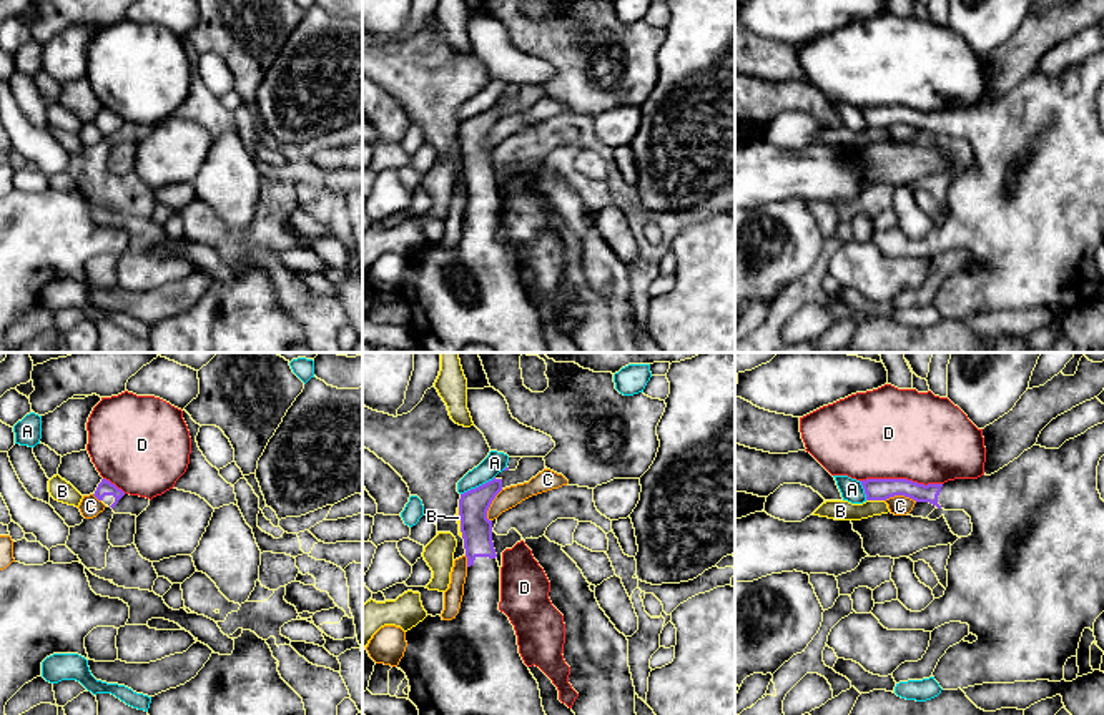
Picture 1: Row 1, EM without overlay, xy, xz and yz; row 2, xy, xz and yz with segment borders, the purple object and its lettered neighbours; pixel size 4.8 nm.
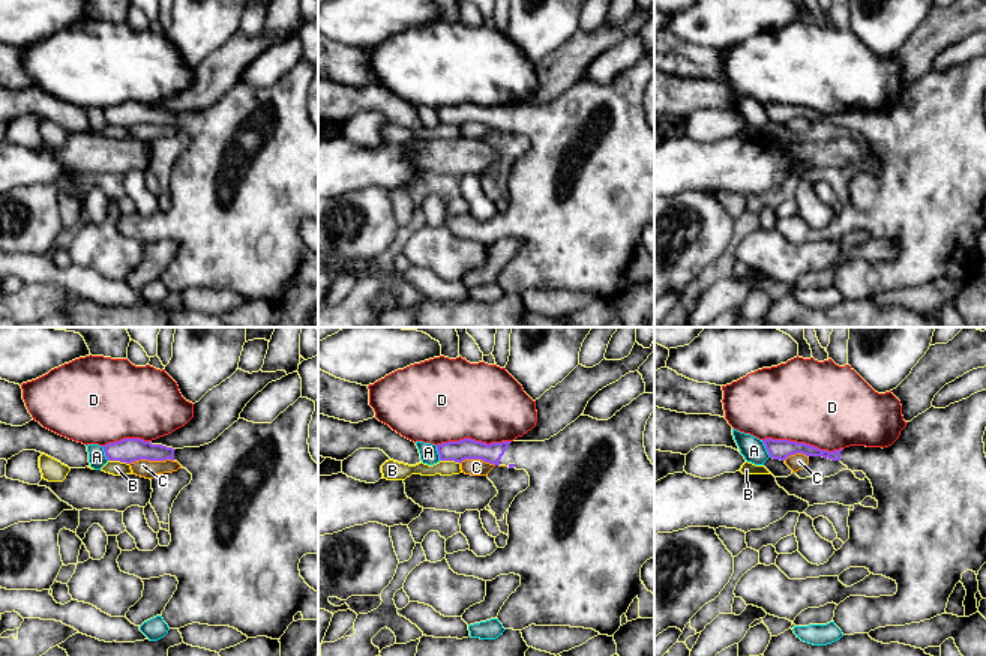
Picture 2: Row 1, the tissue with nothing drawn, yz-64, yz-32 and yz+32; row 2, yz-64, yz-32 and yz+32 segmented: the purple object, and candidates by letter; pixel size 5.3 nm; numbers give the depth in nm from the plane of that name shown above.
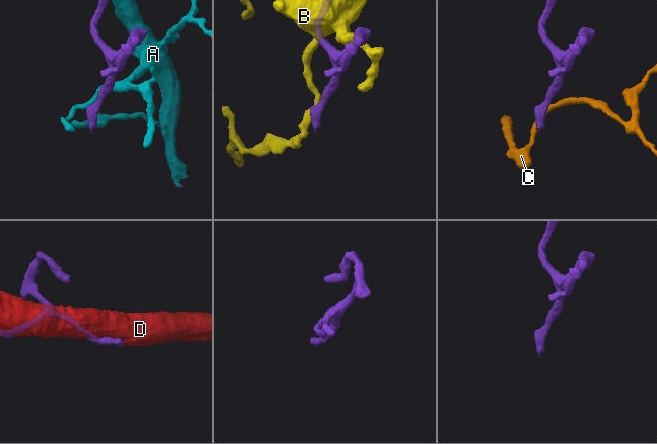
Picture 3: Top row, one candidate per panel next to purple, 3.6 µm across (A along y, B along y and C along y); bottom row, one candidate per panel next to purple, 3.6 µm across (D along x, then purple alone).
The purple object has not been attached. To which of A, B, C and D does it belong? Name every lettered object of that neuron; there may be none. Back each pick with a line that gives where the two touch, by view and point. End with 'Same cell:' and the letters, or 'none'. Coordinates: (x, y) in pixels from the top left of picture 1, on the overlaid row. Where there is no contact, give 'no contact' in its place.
Same cell: none

